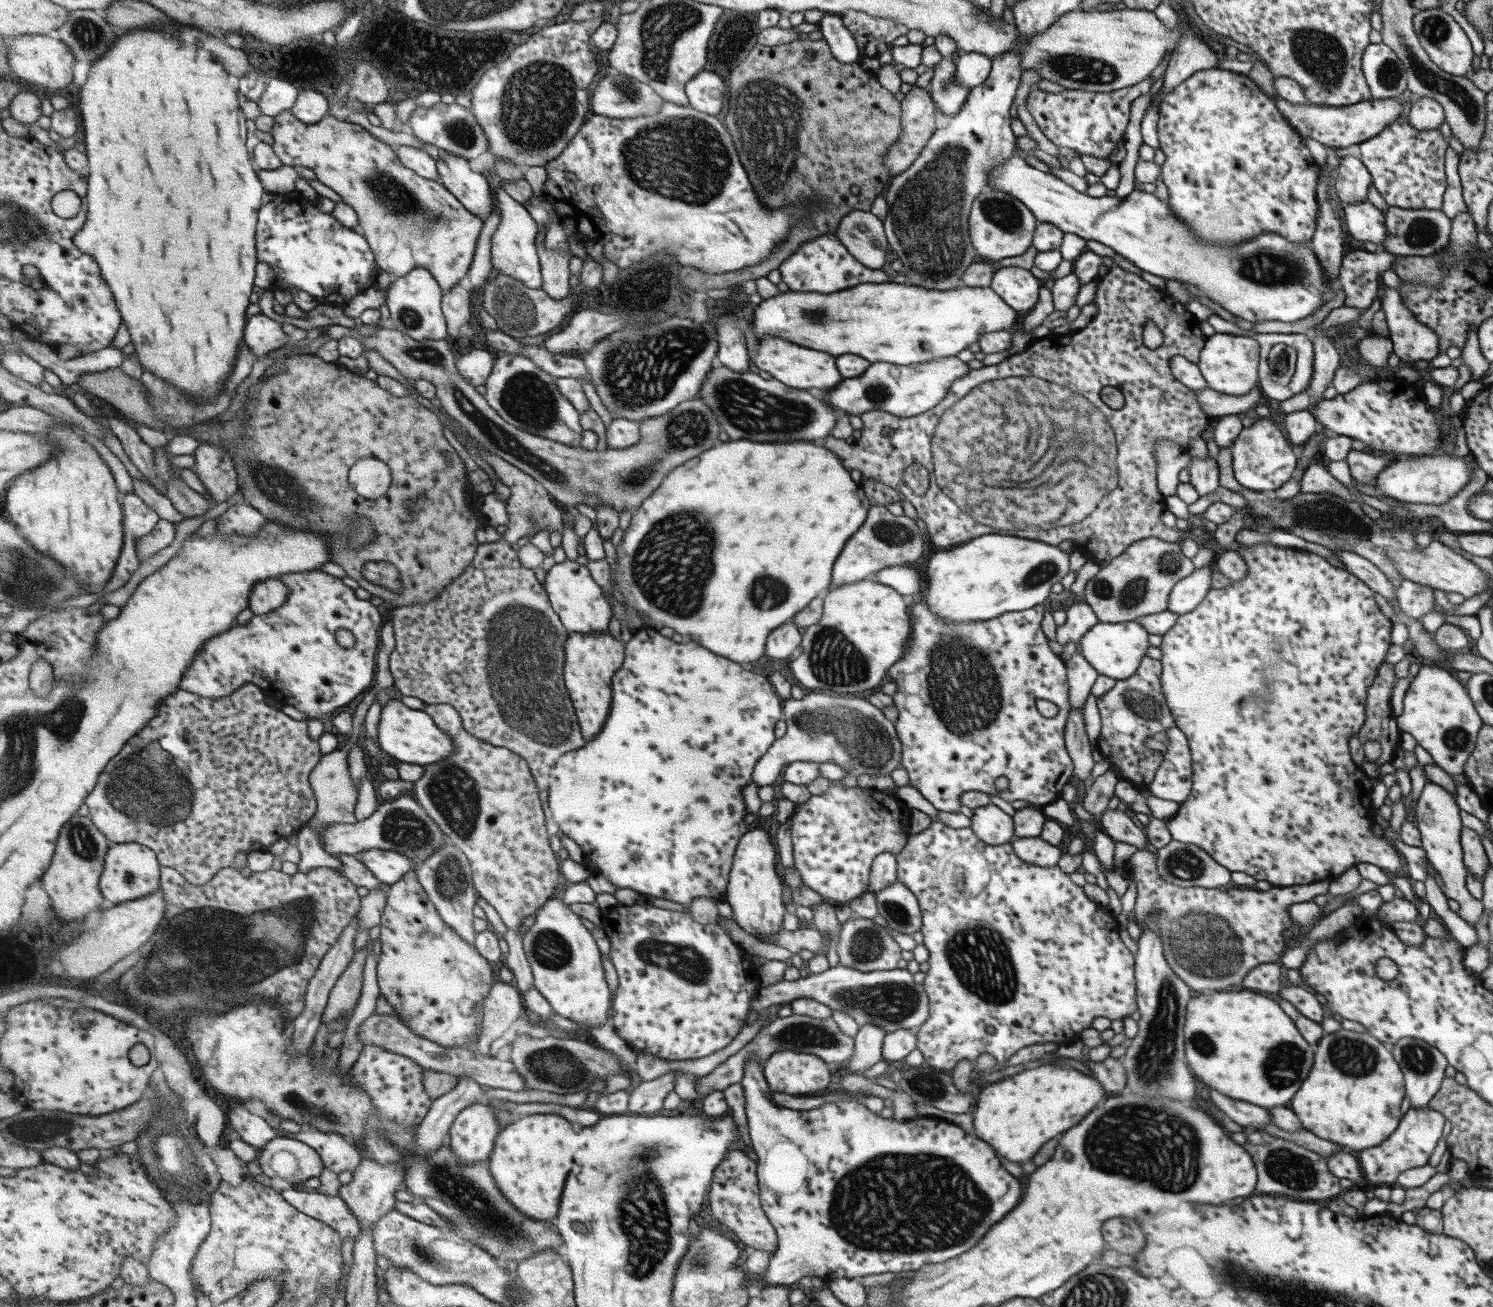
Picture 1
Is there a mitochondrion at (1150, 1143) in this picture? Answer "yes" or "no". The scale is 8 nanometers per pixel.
yes

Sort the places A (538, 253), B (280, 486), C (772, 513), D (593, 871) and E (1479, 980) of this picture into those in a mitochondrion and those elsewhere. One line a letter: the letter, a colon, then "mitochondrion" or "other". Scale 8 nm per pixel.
A: other
B: mitochondrion
C: other
D: other
E: other

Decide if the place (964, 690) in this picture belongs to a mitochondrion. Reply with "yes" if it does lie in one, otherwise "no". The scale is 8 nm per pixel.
yes

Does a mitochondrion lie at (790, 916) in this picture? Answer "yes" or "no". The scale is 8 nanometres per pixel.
no

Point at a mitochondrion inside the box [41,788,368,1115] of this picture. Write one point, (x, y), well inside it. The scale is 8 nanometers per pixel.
(303, 913)

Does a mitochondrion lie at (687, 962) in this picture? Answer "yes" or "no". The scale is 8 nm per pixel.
yes

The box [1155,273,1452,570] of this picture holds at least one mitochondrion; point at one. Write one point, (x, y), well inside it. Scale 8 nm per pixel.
(1322, 517)

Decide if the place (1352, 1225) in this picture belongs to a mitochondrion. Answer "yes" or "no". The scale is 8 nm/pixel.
no

